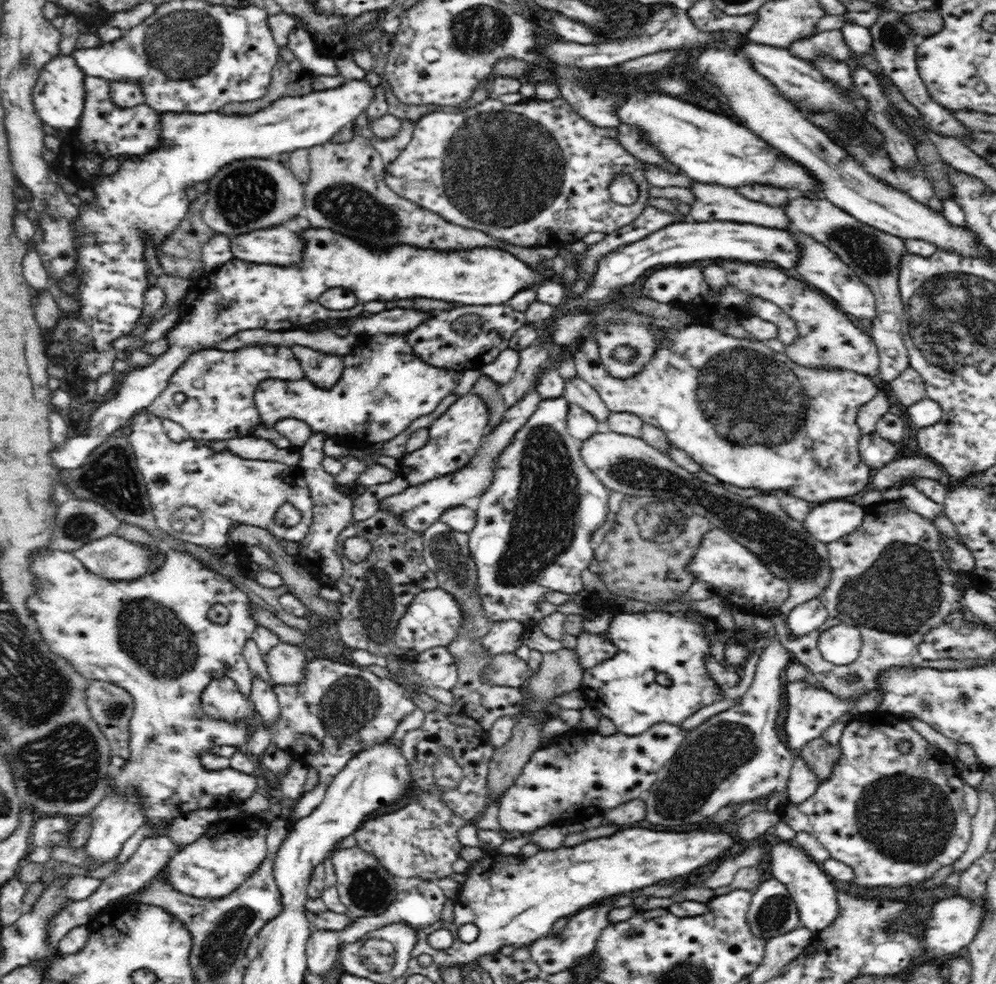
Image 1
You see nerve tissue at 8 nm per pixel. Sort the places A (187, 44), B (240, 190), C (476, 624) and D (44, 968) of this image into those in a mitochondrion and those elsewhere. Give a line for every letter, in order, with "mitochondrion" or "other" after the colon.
A: mitochondrion
B: mitochondrion
C: mitochondrion
D: other

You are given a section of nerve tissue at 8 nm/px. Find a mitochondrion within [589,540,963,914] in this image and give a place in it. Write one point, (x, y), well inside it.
(907, 819)

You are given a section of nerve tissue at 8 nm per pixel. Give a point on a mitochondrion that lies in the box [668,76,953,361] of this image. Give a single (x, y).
(870, 253)

